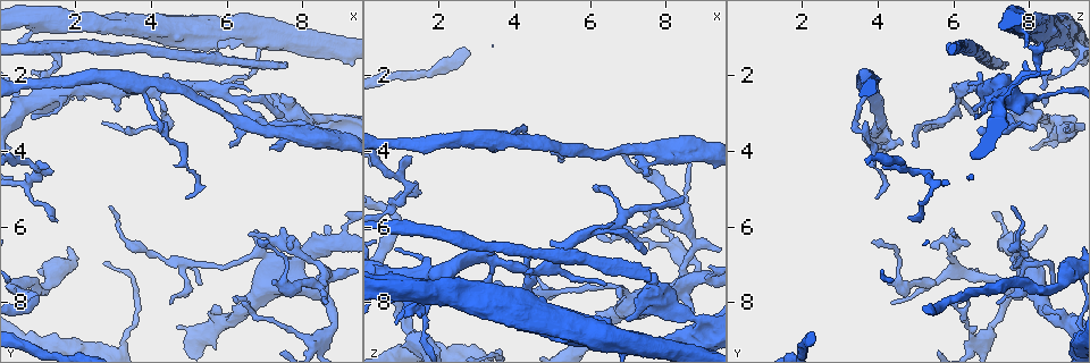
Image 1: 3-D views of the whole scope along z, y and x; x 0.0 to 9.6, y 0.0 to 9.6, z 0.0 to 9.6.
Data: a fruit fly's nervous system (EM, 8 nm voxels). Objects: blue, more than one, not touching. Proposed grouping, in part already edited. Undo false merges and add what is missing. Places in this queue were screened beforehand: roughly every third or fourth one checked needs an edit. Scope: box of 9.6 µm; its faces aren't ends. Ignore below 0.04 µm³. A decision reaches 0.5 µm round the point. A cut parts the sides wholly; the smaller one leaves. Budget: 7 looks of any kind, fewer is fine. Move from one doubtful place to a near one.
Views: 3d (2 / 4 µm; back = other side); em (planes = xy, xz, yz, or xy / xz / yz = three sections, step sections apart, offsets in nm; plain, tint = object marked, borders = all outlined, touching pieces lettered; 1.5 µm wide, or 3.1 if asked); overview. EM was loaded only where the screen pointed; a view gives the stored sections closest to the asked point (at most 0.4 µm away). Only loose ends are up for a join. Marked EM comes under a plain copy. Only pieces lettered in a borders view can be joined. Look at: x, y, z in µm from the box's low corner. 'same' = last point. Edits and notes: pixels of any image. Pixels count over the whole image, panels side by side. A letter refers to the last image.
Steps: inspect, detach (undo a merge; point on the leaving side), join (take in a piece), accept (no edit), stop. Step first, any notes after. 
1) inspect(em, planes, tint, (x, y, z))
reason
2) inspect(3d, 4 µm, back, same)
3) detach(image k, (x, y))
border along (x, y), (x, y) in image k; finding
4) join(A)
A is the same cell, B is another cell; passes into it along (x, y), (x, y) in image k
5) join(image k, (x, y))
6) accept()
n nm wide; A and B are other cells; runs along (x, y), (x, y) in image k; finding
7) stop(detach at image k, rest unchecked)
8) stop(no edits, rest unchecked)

inspect(em, planes, tint, (8.75, 3.15, 8.50))
four arms meet

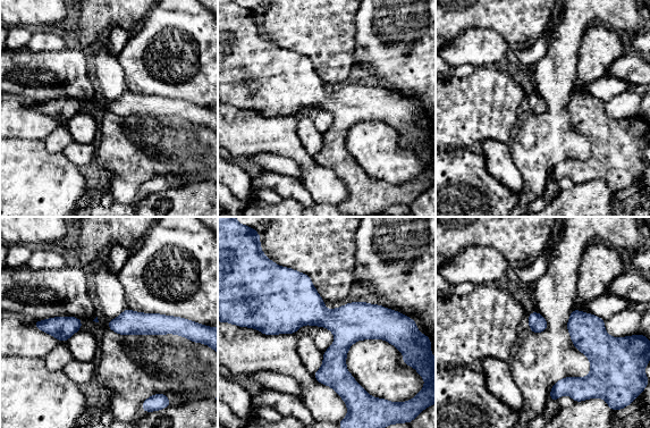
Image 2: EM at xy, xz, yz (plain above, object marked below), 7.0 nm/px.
inspect(em, planes, borders, same)
see the neighbours

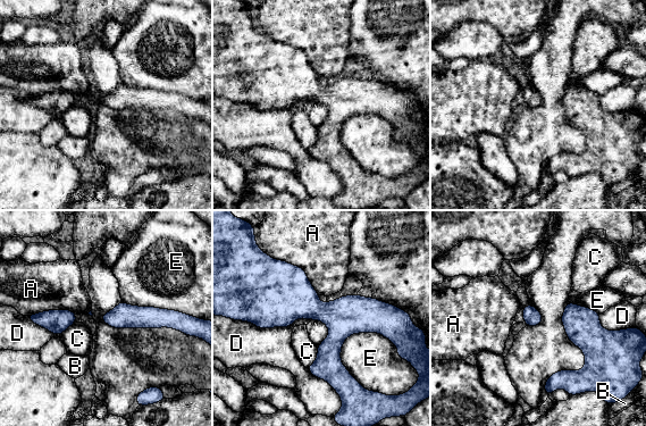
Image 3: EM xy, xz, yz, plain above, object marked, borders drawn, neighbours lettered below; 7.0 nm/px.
accept()
A, B, C, D and E are other cells; runs along (285, 265), (334, 325), (338, 387) in image 3; all the same neuron

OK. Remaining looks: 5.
inspect(em, xz, step 4, borders, (6.60, 2.30, 5.90))
an open end

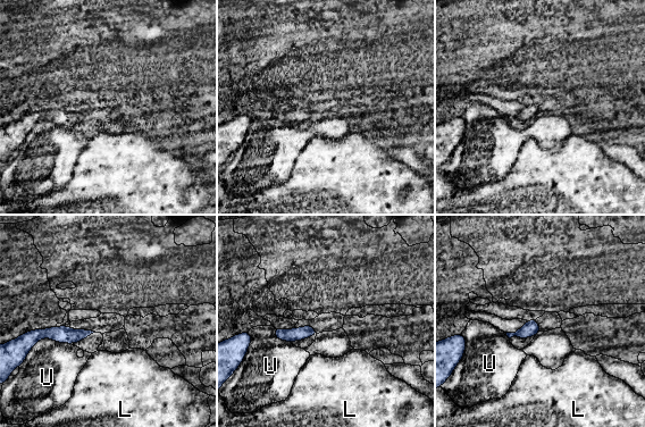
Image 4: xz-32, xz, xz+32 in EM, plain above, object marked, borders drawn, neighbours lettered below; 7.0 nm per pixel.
accept()
L and U are other cells; border along (73, 344), (42, 337), (33, 346) in image 4; no lettered piece goes on from it

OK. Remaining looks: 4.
inspect(3d, 4 µm, (1.35, 7.40, 8.95))
sudden change in width

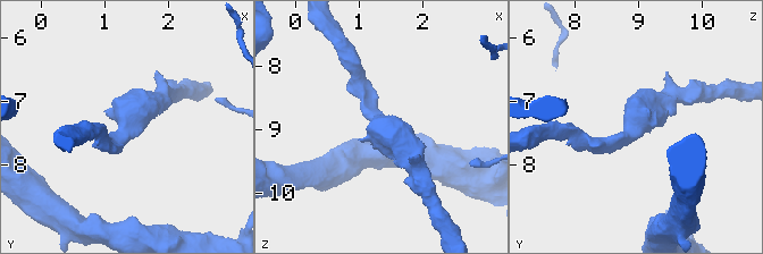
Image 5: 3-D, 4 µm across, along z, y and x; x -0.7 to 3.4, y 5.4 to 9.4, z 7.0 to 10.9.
inspect(em, xy, step 8, tint, (1.35, 7.40, 8.95))
now the EM

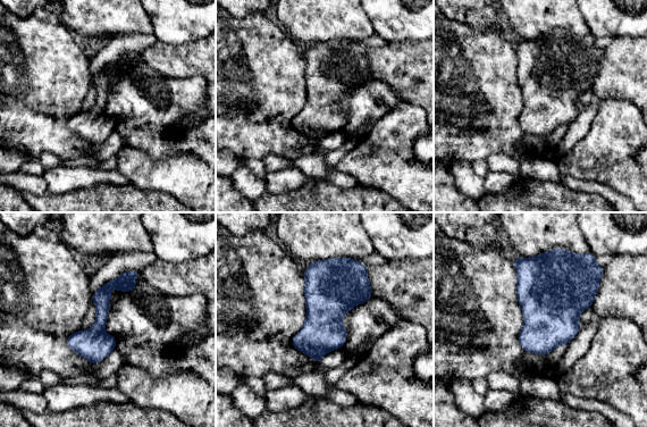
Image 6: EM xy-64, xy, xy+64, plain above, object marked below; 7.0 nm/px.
inspect(em, xy, step 8, borders, same)

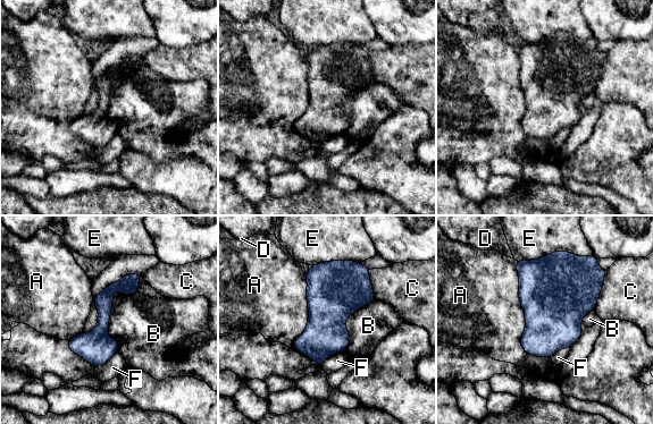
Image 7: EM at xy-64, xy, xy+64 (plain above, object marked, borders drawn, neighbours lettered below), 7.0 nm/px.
accept()
A, B, C, D, E and F are other cells; border along (516, 261), (520, 345), (550, 357) in image 7; continuous, no second neuron

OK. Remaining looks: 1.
stop(no edits, rest unchecked)

